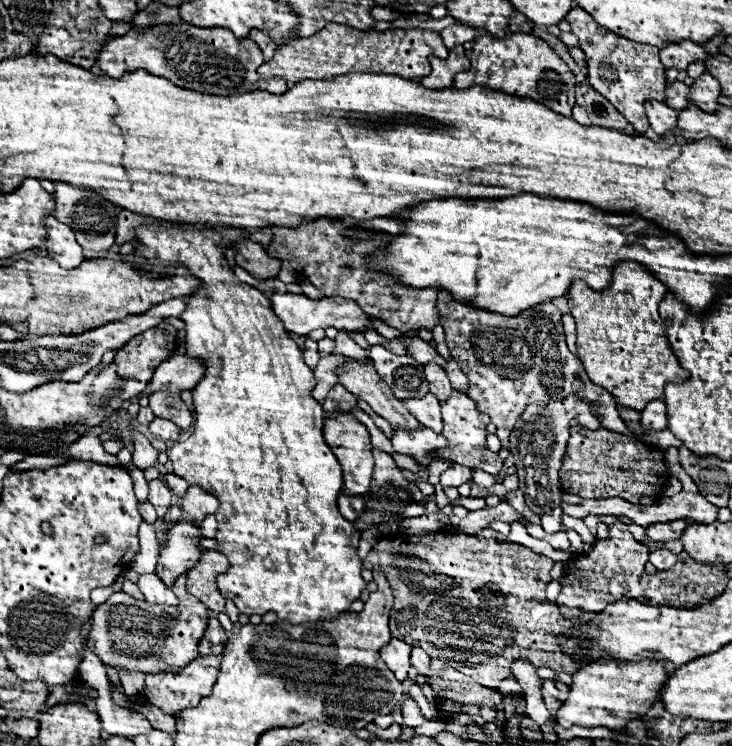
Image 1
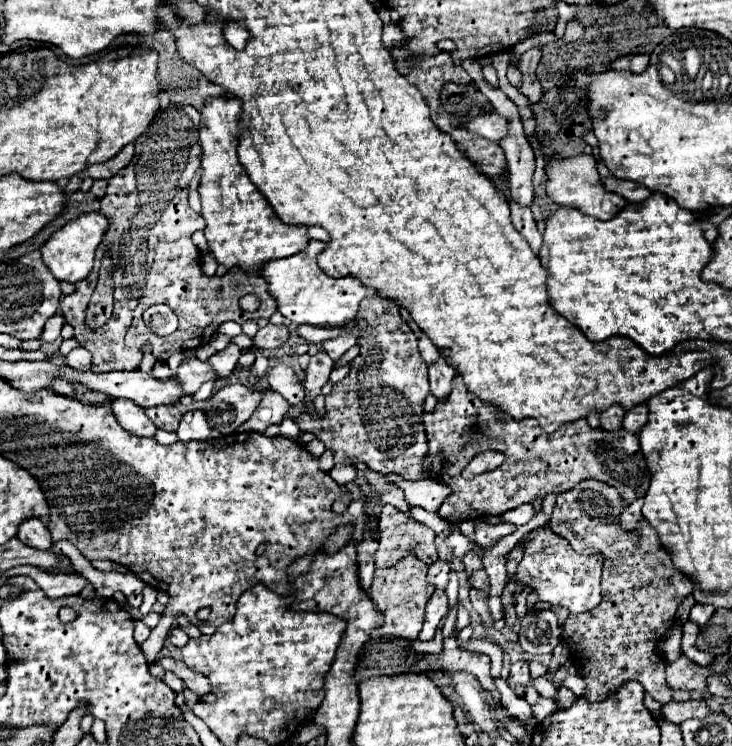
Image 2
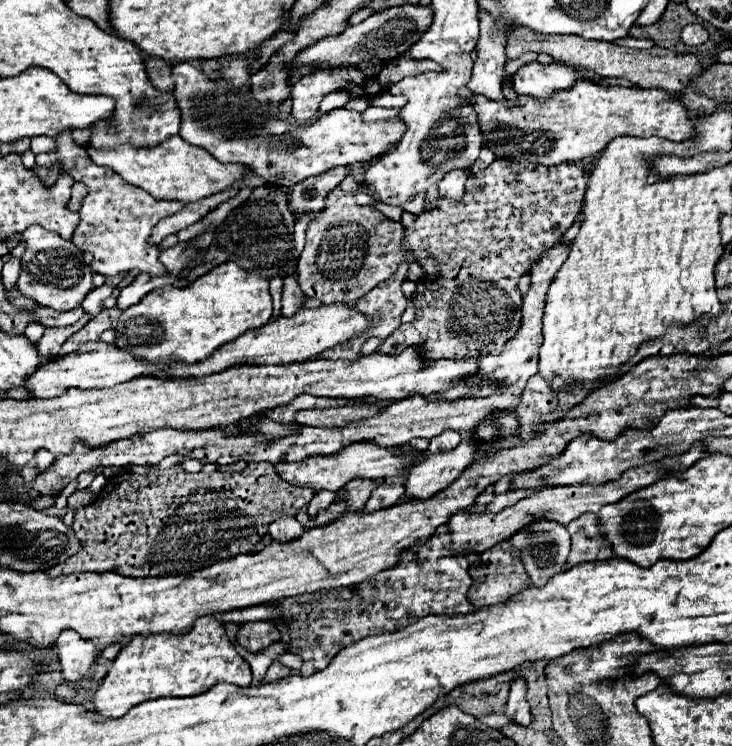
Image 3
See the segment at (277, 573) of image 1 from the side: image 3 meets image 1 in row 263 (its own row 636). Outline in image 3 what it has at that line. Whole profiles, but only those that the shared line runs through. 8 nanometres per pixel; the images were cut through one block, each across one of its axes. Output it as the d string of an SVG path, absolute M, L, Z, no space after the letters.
M202 616L186 634L132 636L96 688L92 704L100 716L118 718L148 698L192 696L206 692L218 682L250 686L252 672L248 662L230 644L224 626L214 616Z

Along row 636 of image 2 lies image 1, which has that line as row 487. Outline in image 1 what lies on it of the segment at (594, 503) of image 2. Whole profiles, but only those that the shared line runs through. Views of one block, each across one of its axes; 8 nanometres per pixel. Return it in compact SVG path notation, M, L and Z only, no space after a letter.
M572 426L568 450L560 468L560 484L564 492L582 498L624 498L632 504L650 506L656 504L656 496L660 498L668 482L668 478L650 476L662 476L664 472L664 456L654 446L610 430L592 432L584 426Z

